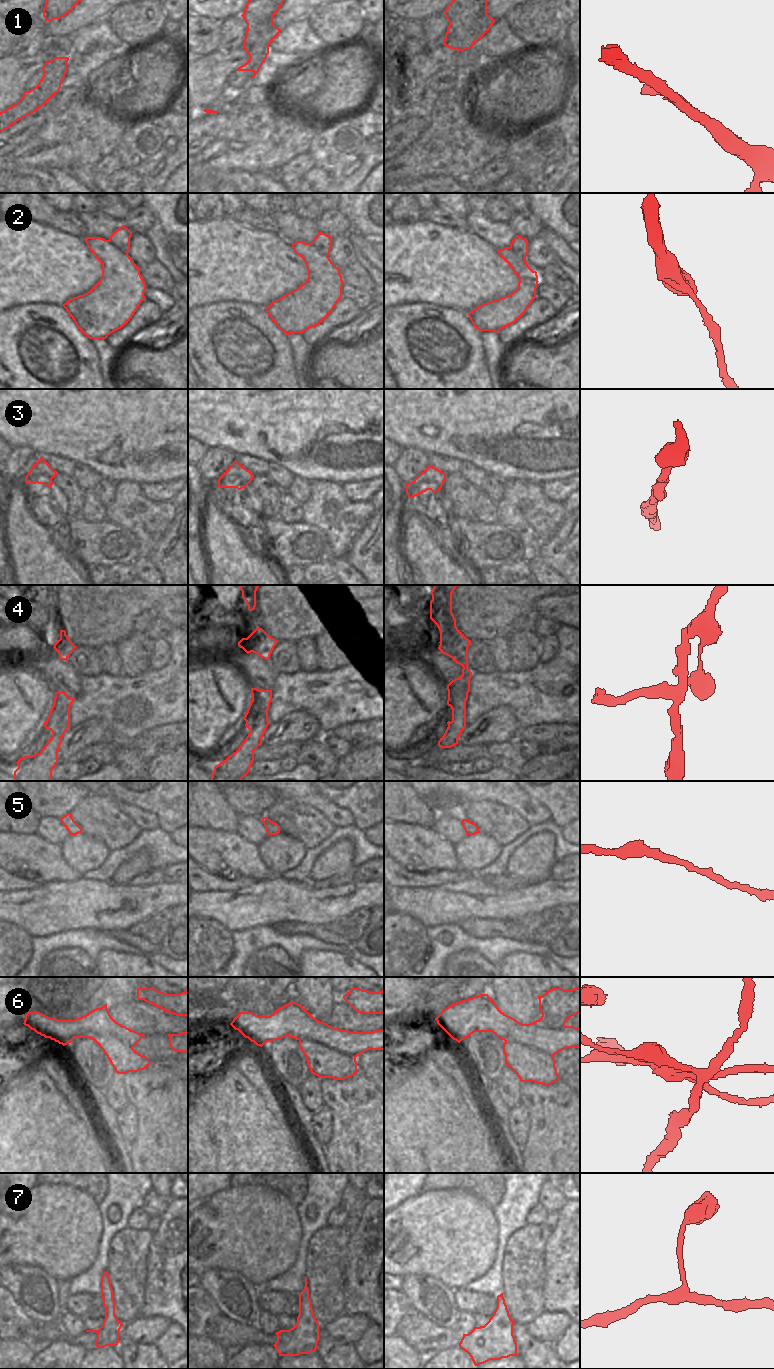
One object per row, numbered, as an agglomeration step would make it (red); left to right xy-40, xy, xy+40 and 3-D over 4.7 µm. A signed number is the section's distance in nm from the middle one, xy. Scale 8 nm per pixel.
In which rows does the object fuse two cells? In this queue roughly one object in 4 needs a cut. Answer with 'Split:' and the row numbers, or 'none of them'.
Split: 4, 6

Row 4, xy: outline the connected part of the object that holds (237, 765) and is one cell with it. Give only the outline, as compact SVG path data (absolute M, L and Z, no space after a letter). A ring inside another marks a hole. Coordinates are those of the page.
M251 688L252 701L262 709L262 719L258 722L240 747L223 762L214 767L210 781L241 781L250 771L254 761L254 751L262 744L262 737L270 724L268 709L272 701L272 690Z

